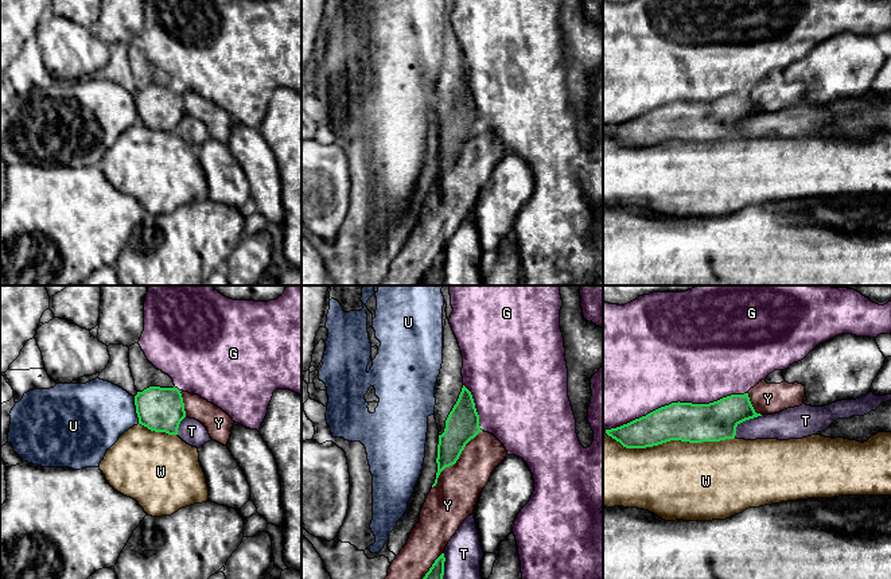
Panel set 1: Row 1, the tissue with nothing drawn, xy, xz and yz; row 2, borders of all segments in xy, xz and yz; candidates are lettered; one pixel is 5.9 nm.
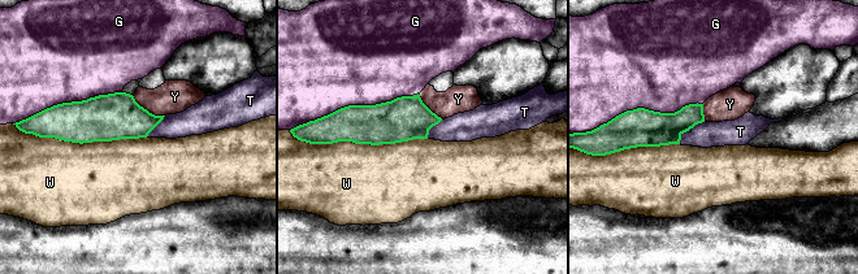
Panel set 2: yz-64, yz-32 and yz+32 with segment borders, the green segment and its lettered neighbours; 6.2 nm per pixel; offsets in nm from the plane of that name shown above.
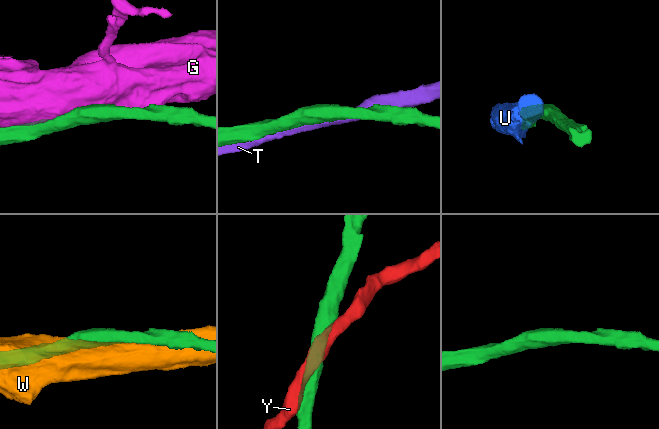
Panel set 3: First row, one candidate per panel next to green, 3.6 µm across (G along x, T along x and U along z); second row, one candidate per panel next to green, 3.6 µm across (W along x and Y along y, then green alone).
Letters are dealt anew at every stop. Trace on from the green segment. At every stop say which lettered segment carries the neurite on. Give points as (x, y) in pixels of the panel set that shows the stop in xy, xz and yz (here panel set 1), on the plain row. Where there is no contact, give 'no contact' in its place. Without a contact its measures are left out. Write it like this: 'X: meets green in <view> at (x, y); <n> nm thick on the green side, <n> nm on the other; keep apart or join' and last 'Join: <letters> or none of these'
G: meets green in yz at (676, 101); 240 nm thick on the green side, 480 nm on the other; keep apart
T: meets green in yz at (744, 119); 240 nm thick on the green side, 170 nm on the other; keep apart
U: meets green in xy at (136, 108); 260 nm thick on the green side, 380 nm on the other; keep apart
W: meets green in yz at (669, 139); 240 nm thick on the green side, 460 nm on the other; keep apart
Y: meets green in xz at (456, 158); 200 nm thick on the green side, 280 nm on the other; keep apart
Join: none of these

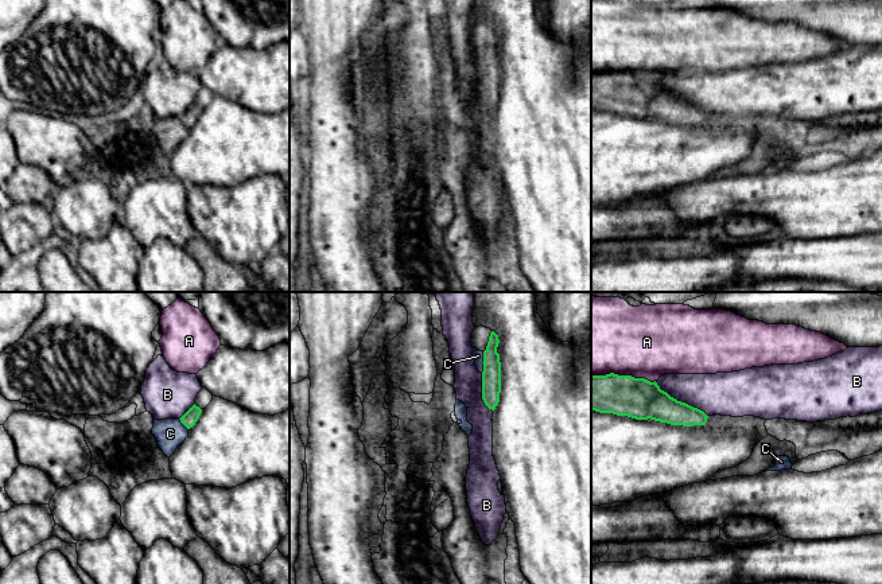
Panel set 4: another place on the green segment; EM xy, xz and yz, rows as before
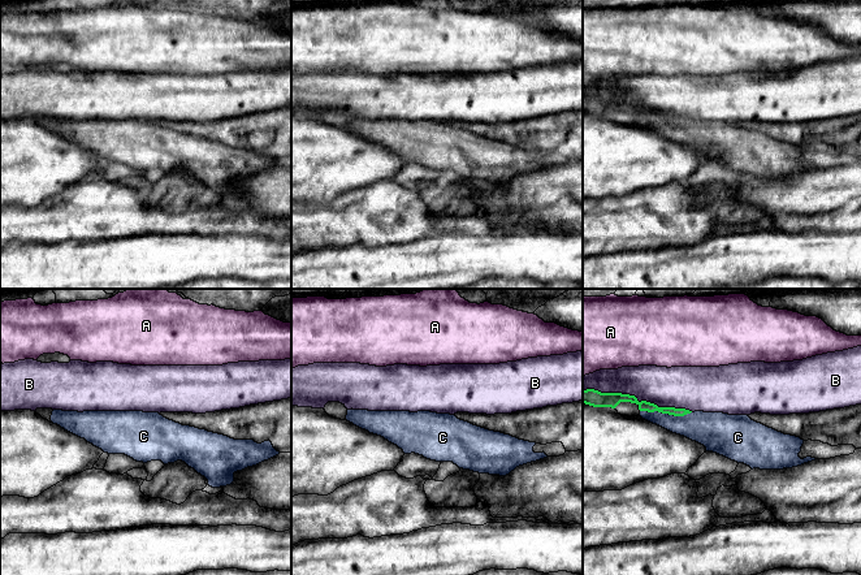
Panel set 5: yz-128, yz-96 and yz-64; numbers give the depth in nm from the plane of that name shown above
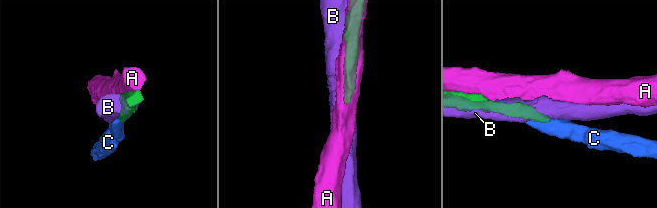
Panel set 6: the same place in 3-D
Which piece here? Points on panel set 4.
A: meets green in yz at (624, 74); 240 nm thick on the green side, 440 nm on the other; keep apart
B: meets green in yz at (680, 100); 240 nm thick on the green side, 240 nm on the other; keep apart
C: meets green in xz at (482, 61); 110 nm thick on the green side, 60 nm on the other; join
Join: C

